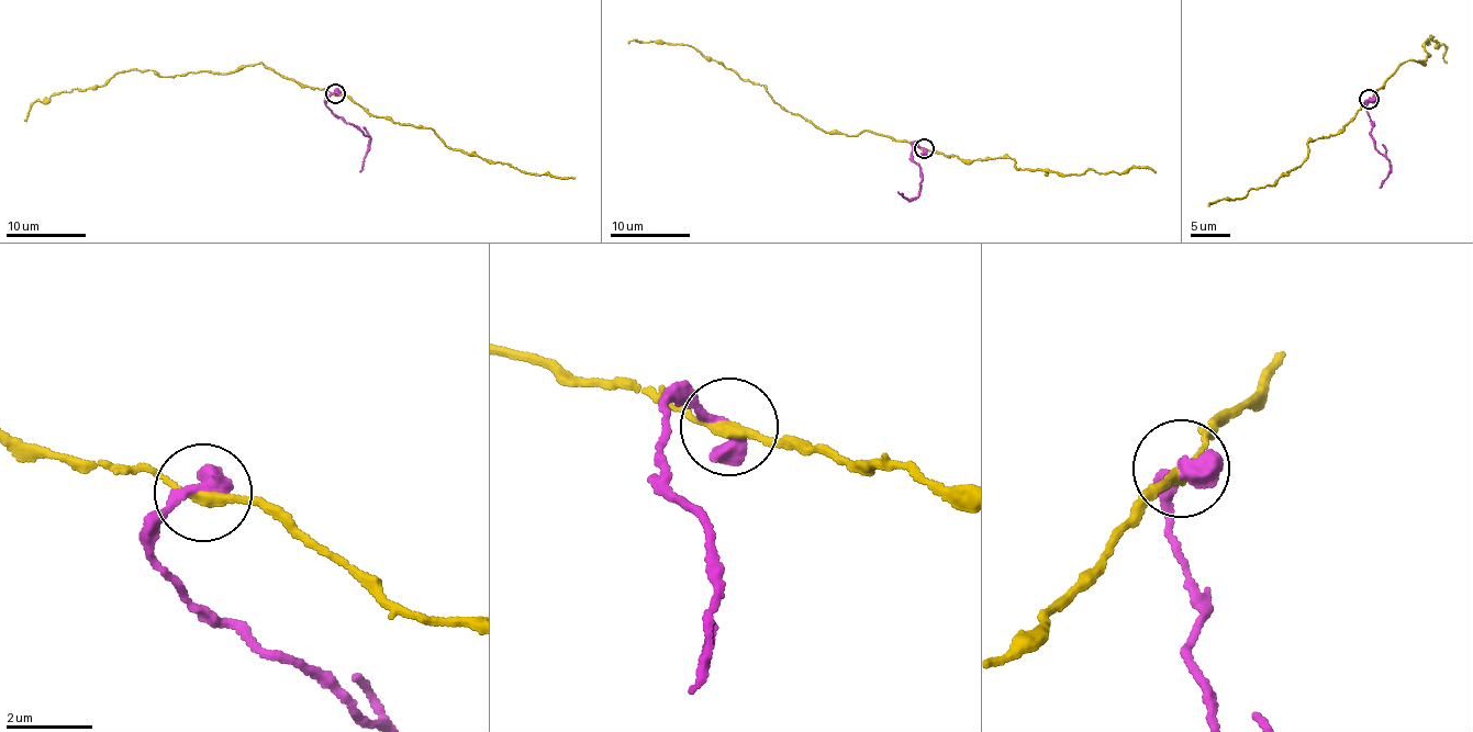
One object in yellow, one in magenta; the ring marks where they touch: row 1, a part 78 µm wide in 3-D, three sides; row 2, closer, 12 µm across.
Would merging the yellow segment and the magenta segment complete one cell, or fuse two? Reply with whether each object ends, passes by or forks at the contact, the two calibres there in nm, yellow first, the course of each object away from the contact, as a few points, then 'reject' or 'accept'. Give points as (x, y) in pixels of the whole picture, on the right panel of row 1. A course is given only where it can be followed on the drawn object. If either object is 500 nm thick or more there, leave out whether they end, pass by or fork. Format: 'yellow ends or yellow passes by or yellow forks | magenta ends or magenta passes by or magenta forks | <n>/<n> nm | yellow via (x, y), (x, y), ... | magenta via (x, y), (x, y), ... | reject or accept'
240/500 nm | yellow via (1369, 100), (1401, 65), (1426, 63), (1425, 42), (1434, 36), (1427, 44), (1432, 38), (1446, 47), (1446, 64) | magenta via (1369, 100), (1368, 111), (1375, 147), (1390, 160), (1387, 178), (1379, 188) | reject

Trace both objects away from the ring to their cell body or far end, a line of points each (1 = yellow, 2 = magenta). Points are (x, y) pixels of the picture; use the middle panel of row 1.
1: (924, 149), (868, 132), (815, 127), (782, 109), (762, 85), (684, 44), (627, 43)
2: (924, 149), (917, 144), (911, 146), (922, 179), (916, 198), (903, 198), (897, 191)

